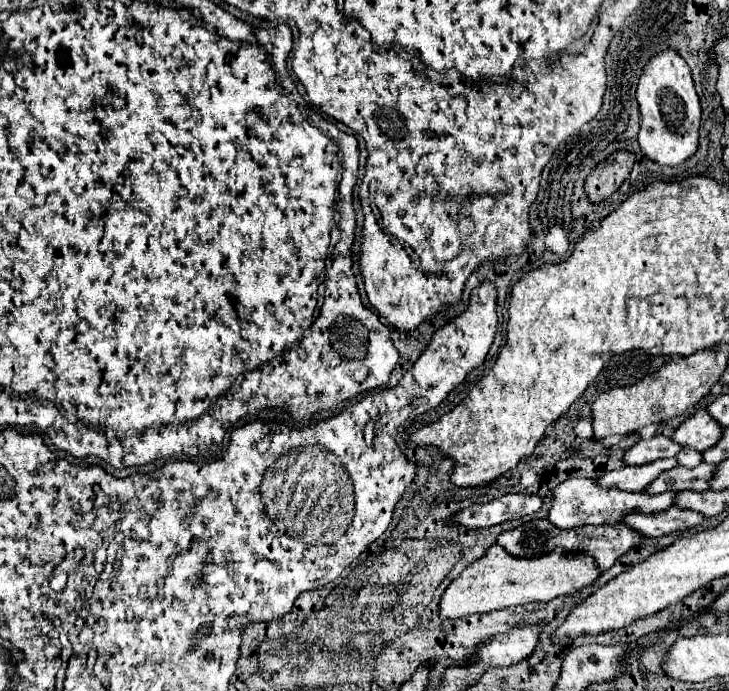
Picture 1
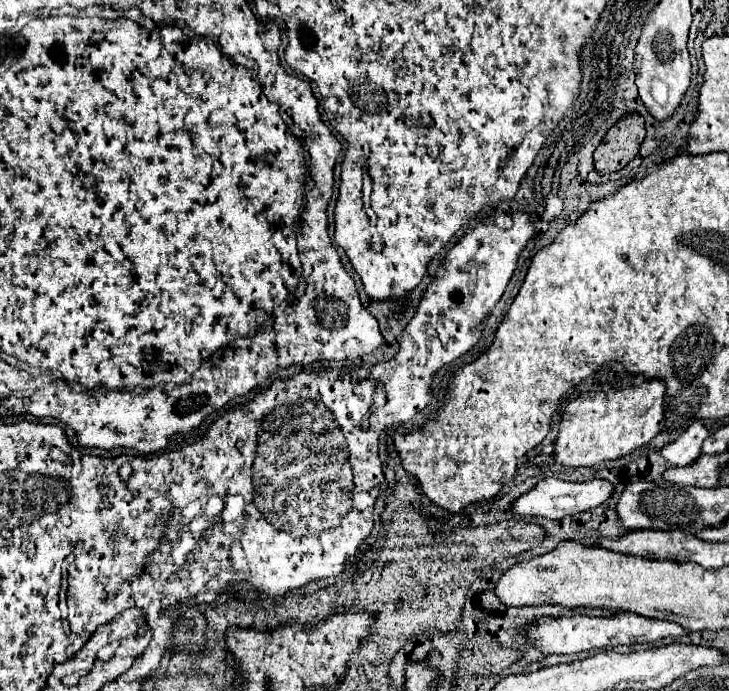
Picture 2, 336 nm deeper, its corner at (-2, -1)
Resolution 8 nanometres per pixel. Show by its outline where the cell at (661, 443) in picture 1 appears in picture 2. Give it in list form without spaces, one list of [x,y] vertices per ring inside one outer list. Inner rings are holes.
[[[692,423],[682,435],[680,439],[676,439],[674,443],[666,445],[660,453],[662,457],[674,465],[674,467],[686,467],[692,465],[700,455],[702,455],[702,443],[704,439],[708,439],[712,433],[700,423]]]

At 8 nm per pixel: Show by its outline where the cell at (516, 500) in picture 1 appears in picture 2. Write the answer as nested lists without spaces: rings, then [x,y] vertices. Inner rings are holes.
[[[542,479],[532,491],[524,493],[512,503],[514,513],[518,515],[532,515],[532,517],[546,517],[546,519],[562,519],[566,515],[582,513],[606,503],[614,493],[614,485],[606,479],[592,479],[584,483],[570,483],[560,479]]]

